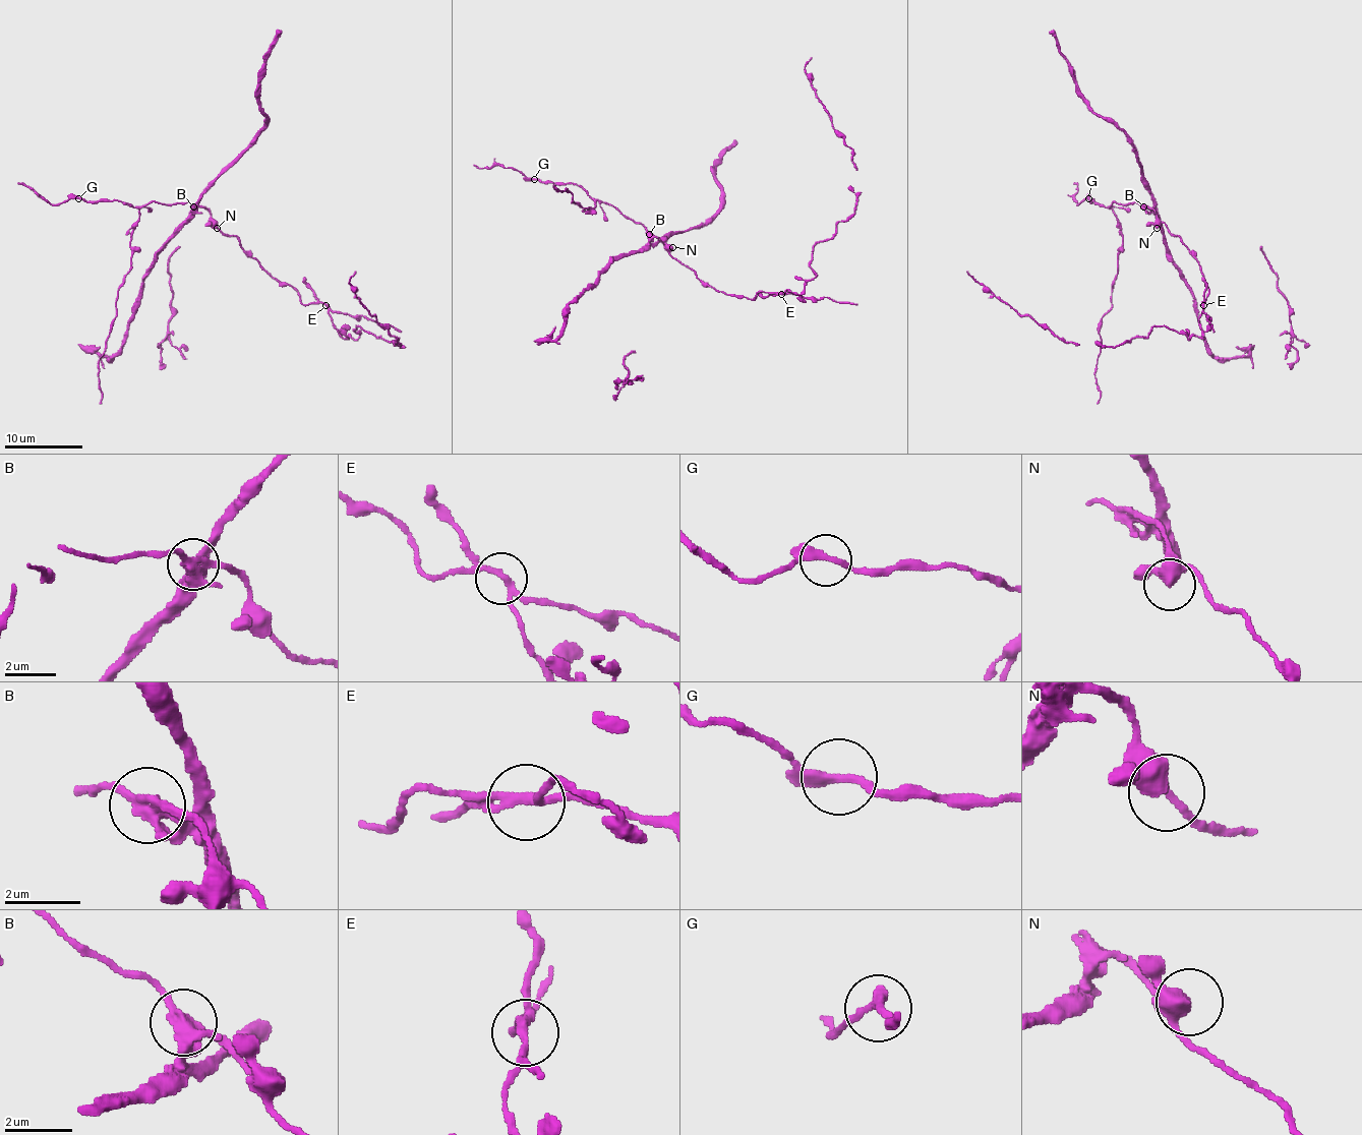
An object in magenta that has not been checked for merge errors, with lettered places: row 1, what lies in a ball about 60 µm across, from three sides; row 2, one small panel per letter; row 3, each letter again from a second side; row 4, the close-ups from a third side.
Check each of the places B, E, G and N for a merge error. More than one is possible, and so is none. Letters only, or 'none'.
B, E

